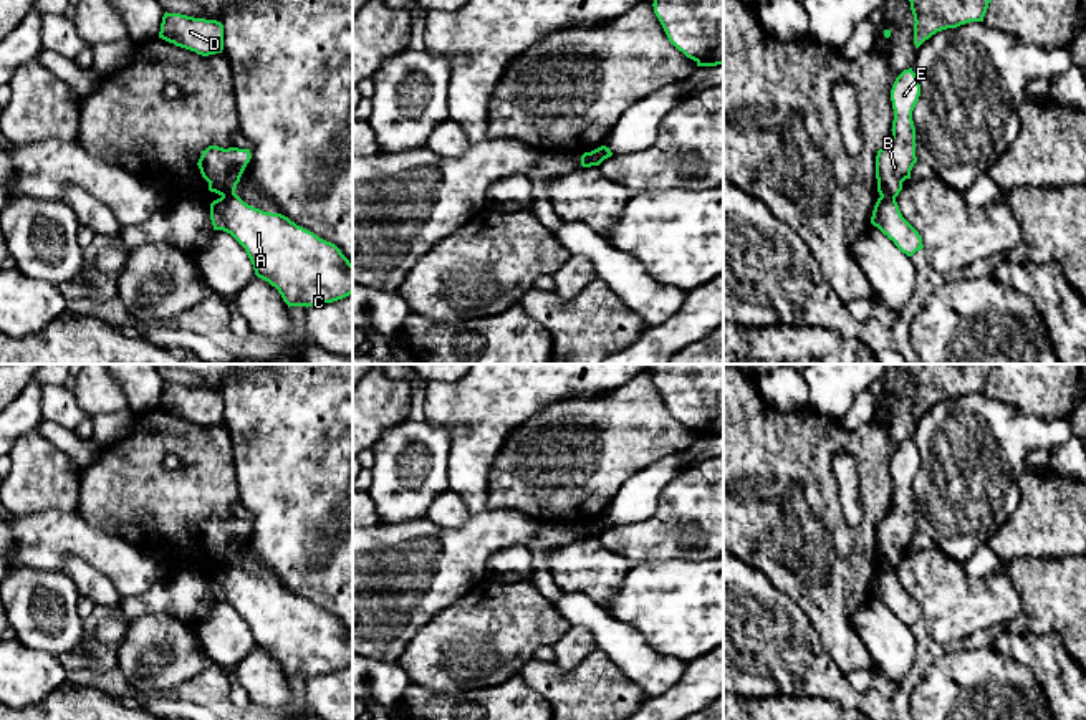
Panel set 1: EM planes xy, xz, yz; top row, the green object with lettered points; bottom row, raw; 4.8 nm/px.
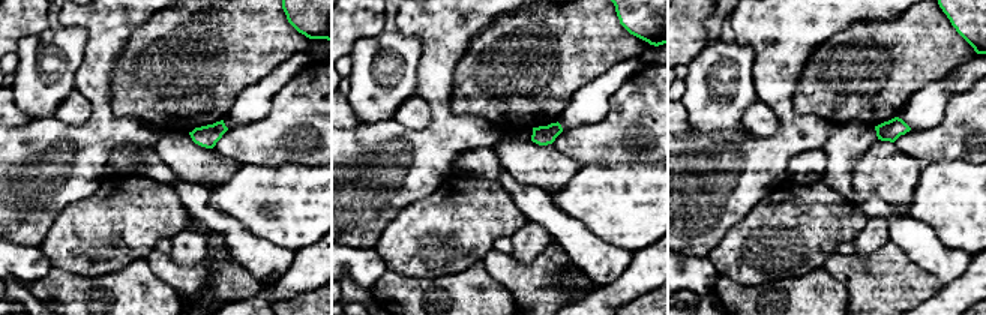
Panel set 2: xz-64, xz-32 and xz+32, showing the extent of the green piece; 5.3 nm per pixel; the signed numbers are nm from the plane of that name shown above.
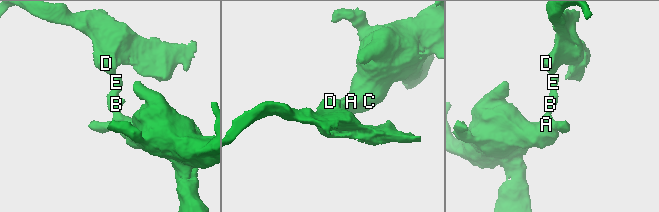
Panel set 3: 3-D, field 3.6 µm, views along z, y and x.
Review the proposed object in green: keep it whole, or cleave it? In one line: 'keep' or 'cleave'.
cleave

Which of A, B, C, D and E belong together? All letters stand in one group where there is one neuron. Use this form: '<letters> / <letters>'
A C / B D E

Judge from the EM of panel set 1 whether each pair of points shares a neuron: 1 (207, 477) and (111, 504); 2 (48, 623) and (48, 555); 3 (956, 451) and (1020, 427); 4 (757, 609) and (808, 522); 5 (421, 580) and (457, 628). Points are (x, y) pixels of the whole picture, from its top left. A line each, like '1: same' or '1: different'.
1: same
2: different
3: same
4: different
5: different

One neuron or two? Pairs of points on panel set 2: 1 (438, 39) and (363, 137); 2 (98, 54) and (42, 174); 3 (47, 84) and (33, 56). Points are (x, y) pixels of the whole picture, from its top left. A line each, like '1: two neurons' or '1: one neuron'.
1: one neuron
2: one neuron
3: one neuron

